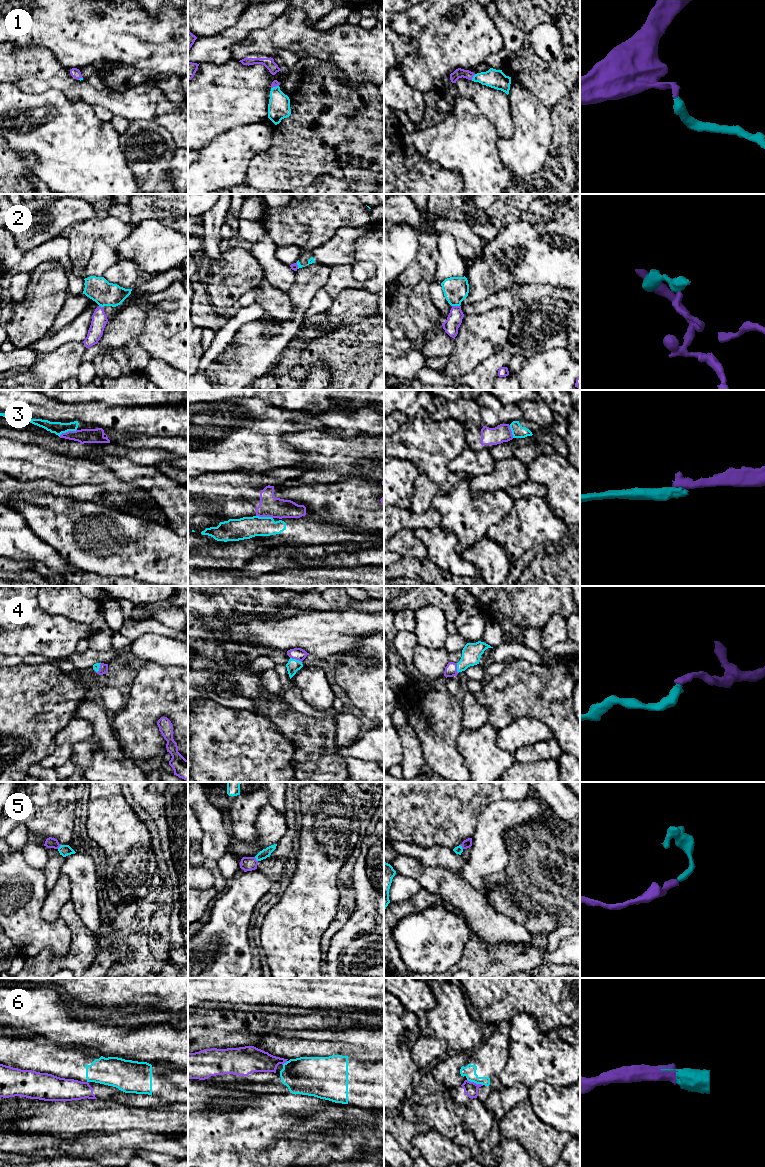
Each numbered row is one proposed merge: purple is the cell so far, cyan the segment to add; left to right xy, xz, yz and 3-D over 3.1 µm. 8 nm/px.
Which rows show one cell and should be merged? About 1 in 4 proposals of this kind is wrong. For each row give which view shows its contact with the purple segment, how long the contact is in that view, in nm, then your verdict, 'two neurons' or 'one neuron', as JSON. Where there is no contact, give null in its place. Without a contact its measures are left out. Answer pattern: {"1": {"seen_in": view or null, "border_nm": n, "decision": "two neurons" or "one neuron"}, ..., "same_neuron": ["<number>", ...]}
{"1": {"seen_in": "yz", "border_nm": 60, "decision": "one neuron"}, "2": {"seen_in": "yz", "border_nm": 60, "decision": "two neurons"}, "3": {"seen_in": "xy", "border_nm": 160, "decision": "two neurons"}, "4": {"seen_in": "xz", "border_nm": 100, "decision": "one neuron"}, "5": {"seen_in": "xz", "border_nm": 50, "decision": "one neuron"}, "6": {"seen_in": "yz", "border_nm": 140, "decision": "two neurons"}, "same_neuron": ["1", "4", "5"]}

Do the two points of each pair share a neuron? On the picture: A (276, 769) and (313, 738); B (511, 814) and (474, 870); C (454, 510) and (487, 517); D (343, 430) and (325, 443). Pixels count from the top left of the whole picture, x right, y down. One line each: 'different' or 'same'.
A: different
B: same
C: same
D: different

